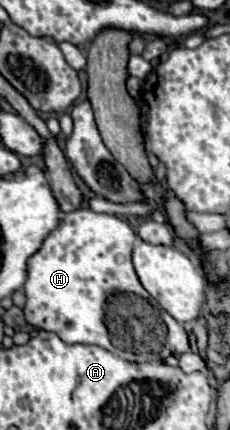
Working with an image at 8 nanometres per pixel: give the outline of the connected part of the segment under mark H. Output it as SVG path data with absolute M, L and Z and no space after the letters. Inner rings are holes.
M89 207L65 213L61 223L49 233L41 249L29 261L29 277L25 281L27 303L23 307L27 323L37 329L57 333L65 343L99 345L133 363L163 361L169 355L189 353L191 343L185 327L177 323L167 311L161 311L161 307L157 307L157 303L145 295L141 283L137 283L137 273L133 271L131 263L133 241L133 229L115 215L93 213Z

